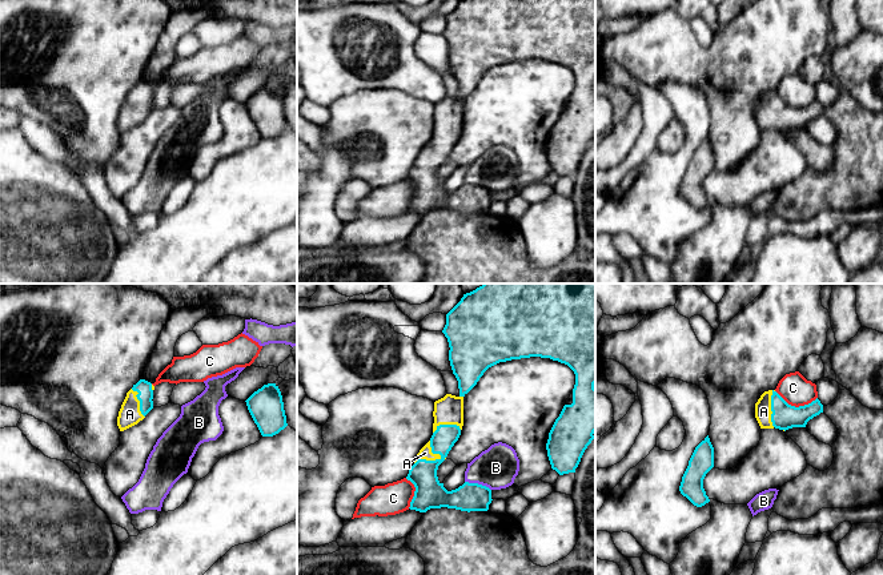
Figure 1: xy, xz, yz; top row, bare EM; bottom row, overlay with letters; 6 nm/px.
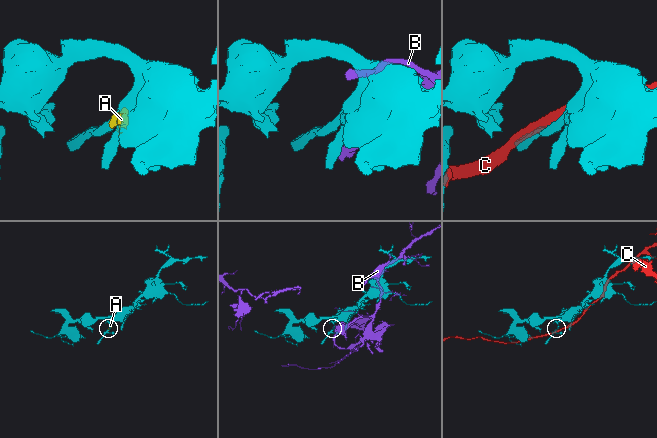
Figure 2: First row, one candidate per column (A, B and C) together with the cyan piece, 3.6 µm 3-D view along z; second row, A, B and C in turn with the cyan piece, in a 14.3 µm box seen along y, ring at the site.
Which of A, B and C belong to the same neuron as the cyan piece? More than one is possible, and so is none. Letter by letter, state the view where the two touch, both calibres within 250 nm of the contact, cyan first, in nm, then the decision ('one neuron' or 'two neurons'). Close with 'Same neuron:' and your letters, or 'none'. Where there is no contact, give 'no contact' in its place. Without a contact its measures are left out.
A: meets cyan in xz; 180 nm thick on the cyan side, 80 nm on the other; one neuron
B: meets cyan in xz; 180 nm thick on the cyan side, 260 nm on the other; two neurons
C: meets cyan in yz; 150 nm thick on the cyan side, 180 nm on the other; two neurons
Same neuron: A

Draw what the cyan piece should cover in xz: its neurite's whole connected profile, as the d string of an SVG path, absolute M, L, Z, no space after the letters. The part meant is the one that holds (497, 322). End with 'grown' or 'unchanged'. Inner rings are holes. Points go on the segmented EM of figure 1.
M483 284L463 294L461 301L446 314L442 330L449 342L449 361L458 381L459 395L446 394L434 402L434 423L430 441L420 450L414 465L406 477L414 487L410 510L426 512L430 508L455 508L461 511L487 511L491 503L491 490L478 483L465 482L455 490L447 491L438 480L438 466L458 441L463 426L463 397L477 385L483 373L511 359L541 357L567 365L575 374L575 385L566 403L555 419L546 443L551 469L559 475L575 473L581 458L595 438L595 284Z; grown

